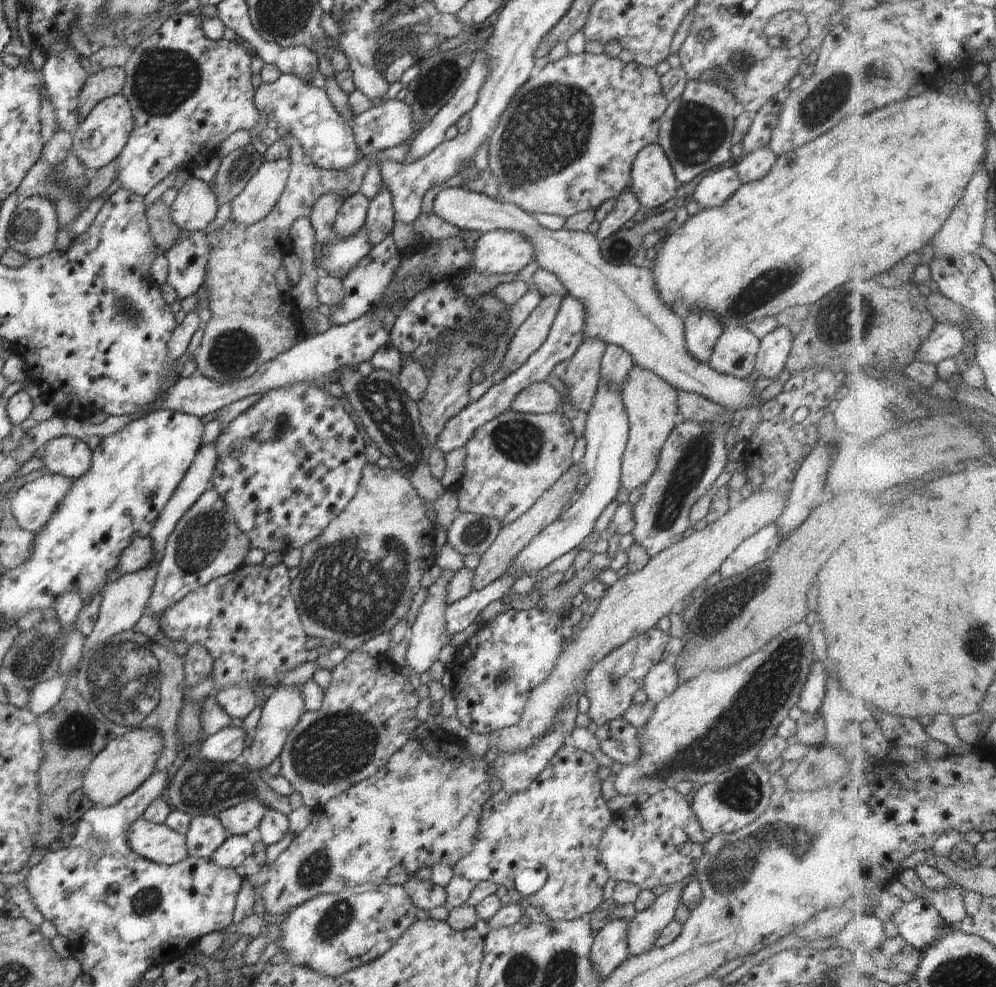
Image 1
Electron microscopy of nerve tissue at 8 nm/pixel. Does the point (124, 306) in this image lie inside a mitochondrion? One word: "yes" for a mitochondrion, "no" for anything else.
yes

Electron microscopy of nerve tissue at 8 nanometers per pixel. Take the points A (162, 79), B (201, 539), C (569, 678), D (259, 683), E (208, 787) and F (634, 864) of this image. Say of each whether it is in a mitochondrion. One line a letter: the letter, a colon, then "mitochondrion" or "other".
A: mitochondrion
B: mitochondrion
C: other
D: other
E: mitochondrion
F: other

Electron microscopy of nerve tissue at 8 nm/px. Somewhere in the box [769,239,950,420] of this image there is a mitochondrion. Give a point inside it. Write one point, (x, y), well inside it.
(846, 313)

